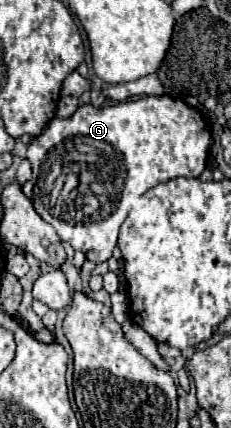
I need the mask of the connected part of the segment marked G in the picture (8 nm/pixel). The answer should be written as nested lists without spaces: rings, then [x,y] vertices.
[[[144,95],[112,107],[82,105],[70,119],[54,117],[48,129],[28,145],[32,179],[22,185],[22,193],[32,201],[36,213],[50,223],[62,241],[82,251],[94,263],[108,261],[118,241],[118,229],[124,223],[134,201],[148,189],[174,177],[198,177],[206,169],[212,135],[209,123],[196,108],[168,95]]]

